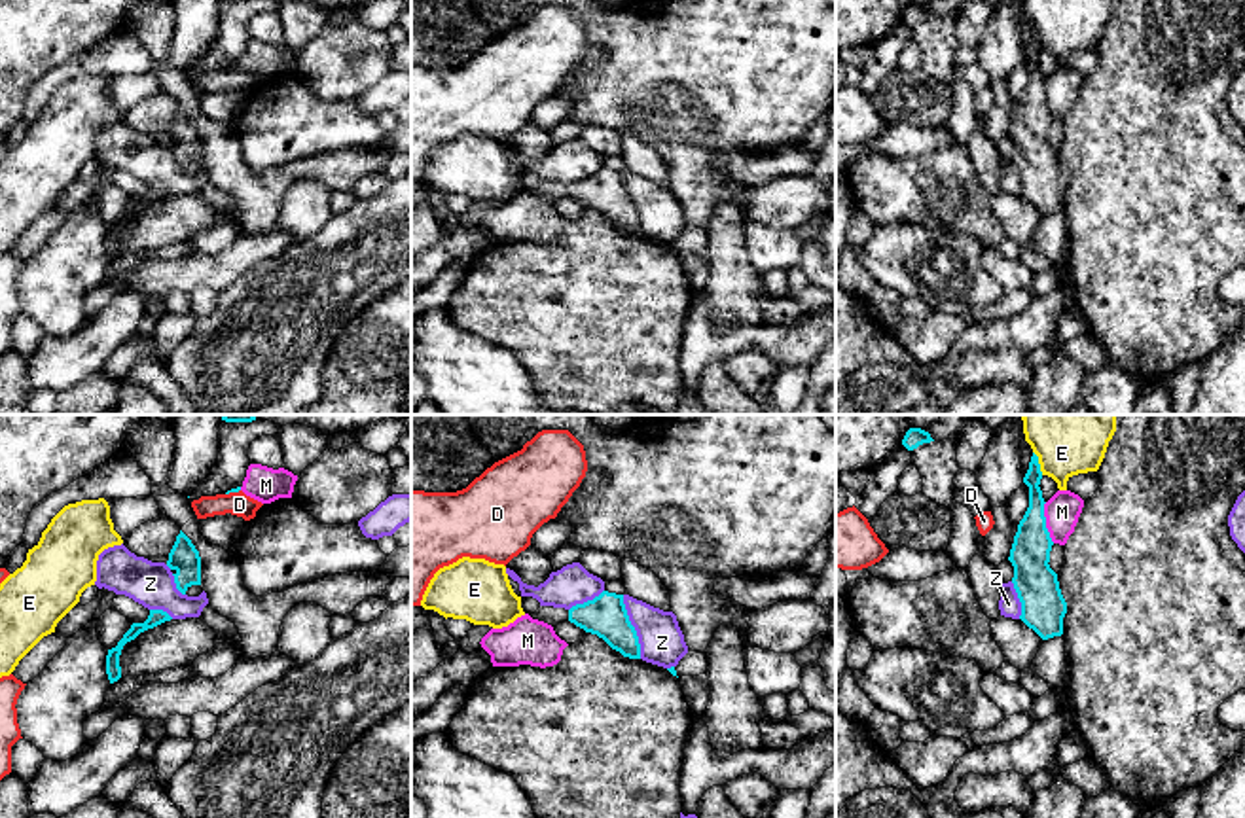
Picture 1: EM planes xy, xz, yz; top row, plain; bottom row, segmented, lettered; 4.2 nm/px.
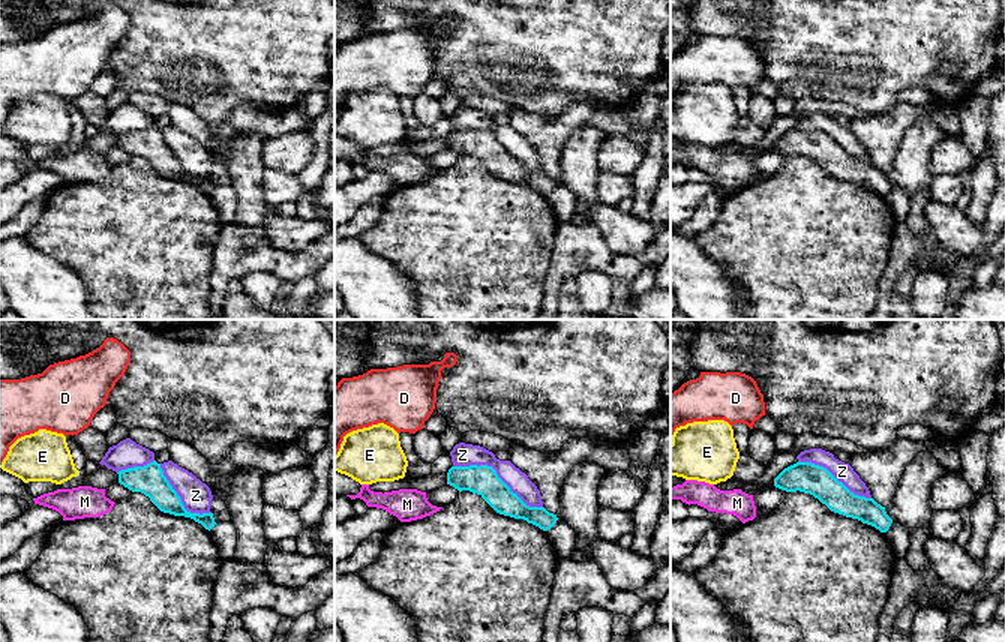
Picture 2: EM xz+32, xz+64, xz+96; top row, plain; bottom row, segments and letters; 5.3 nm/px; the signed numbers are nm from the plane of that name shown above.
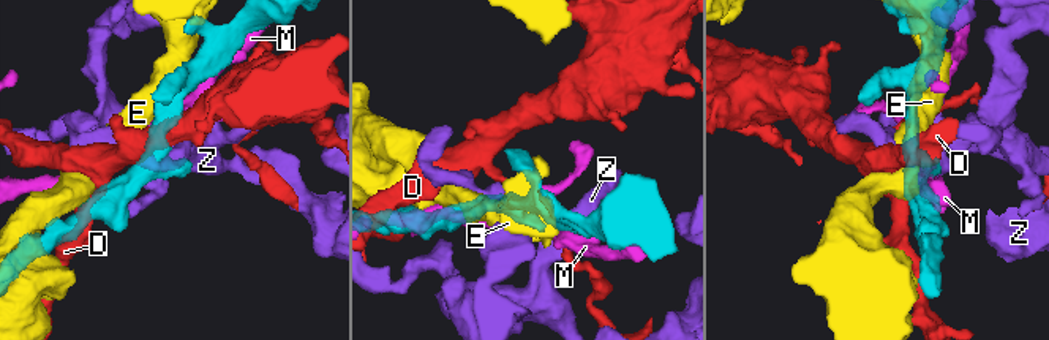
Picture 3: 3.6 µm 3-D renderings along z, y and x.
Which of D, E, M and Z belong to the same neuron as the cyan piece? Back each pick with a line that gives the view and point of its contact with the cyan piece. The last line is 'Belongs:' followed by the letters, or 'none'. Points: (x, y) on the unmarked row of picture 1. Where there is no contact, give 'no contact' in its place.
Belongs: none

